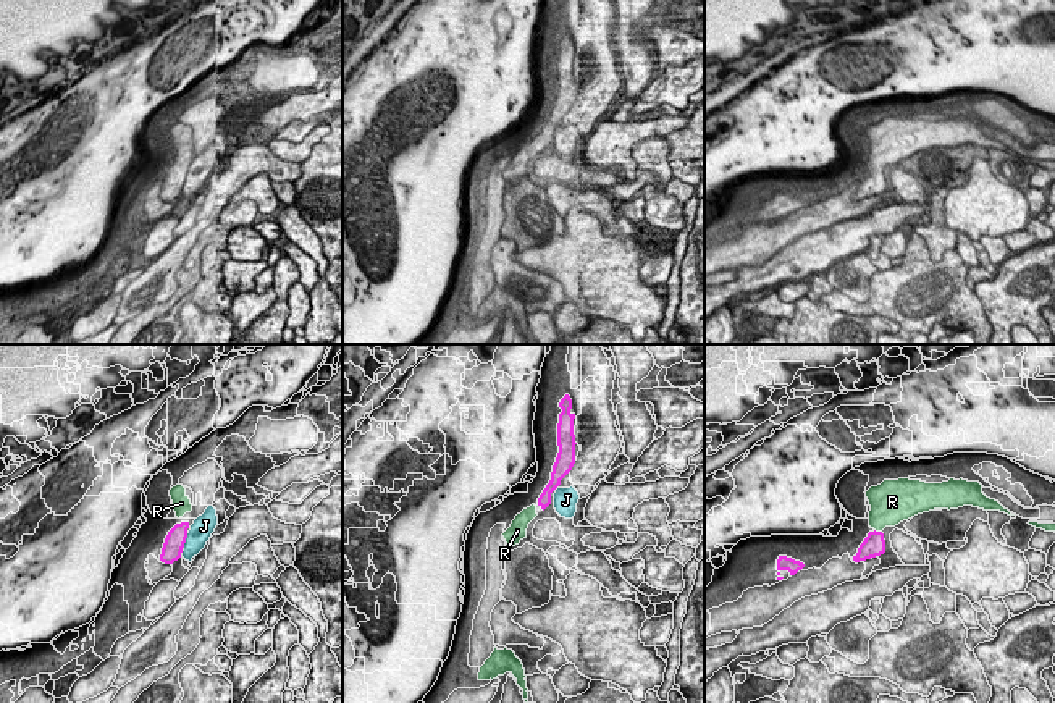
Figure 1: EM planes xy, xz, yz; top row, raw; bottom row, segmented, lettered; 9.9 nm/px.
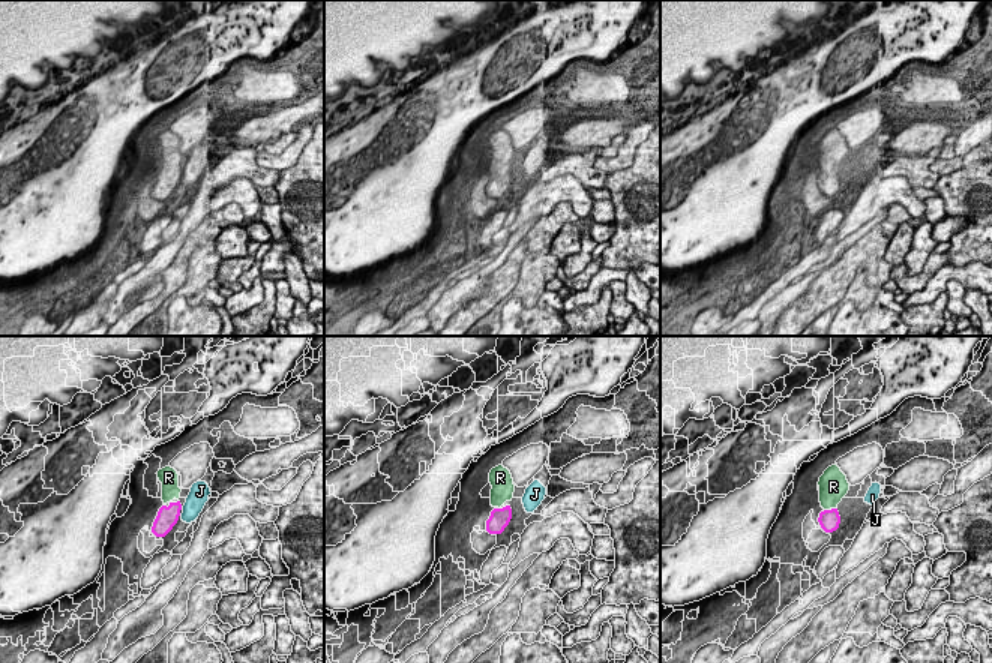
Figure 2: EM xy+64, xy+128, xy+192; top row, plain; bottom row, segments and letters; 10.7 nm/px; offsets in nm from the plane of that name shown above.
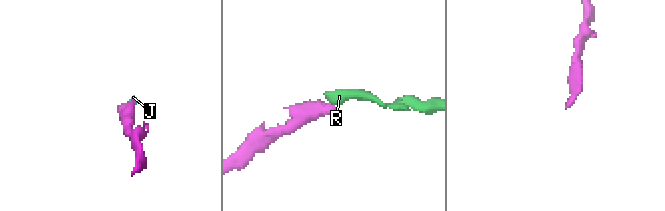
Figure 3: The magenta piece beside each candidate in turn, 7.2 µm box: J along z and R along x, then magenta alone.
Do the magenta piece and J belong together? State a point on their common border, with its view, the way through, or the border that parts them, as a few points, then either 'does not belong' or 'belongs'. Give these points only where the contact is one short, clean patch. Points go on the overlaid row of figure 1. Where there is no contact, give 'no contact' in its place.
meets magenta in xy at (184, 540); does not belong

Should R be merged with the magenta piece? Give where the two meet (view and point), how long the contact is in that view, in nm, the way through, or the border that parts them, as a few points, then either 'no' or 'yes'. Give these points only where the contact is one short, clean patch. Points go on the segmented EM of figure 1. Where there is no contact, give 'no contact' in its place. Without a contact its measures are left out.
yz (878, 532) | 90 nm | across yz (874, 545), (878, 532), (878, 521), (887, 509) | yes

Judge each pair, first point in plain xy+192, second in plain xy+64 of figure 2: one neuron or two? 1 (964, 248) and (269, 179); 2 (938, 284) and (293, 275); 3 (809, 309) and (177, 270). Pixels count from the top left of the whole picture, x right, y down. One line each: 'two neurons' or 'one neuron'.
1: two neurons
2: two neurons
3: one neuron

